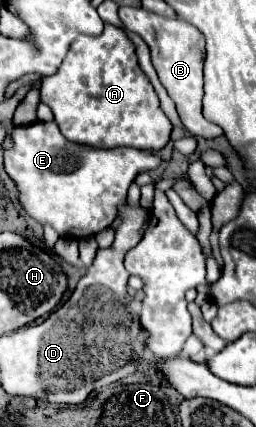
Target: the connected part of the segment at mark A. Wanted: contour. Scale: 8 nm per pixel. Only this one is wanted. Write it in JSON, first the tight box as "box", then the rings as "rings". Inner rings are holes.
{"box":[41,23,171,151],"rings":[[[109,23],[99,37],[81,35],[57,73],[43,77],[41,101],[57,115],[61,133],[75,143],[91,143],[103,149],[135,147],[159,151],[171,137],[171,121],[161,111],[159,97],[137,63],[133,41],[125,29]]]}

